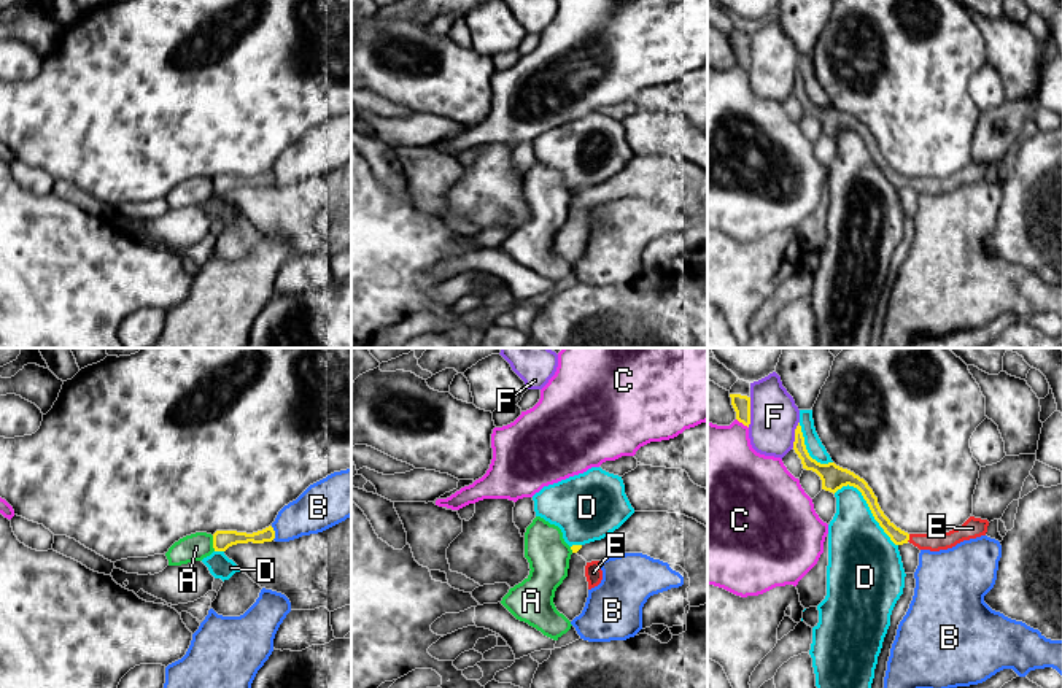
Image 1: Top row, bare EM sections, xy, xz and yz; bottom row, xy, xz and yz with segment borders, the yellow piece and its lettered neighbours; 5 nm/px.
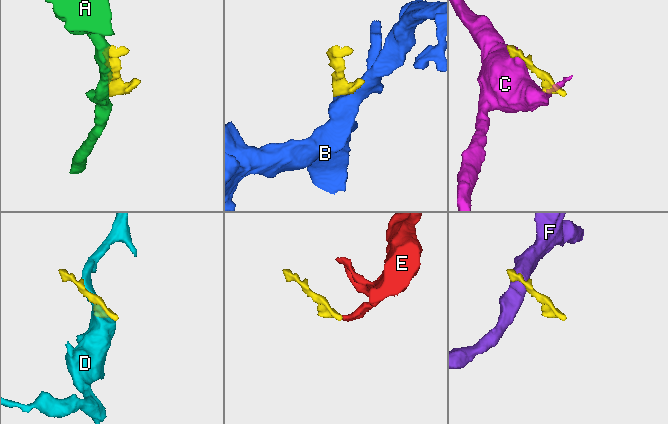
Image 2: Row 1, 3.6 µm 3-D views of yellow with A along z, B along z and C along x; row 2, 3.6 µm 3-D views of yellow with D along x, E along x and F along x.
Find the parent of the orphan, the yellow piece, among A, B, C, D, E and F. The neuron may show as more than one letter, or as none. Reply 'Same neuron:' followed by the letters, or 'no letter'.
Same neuron: E

